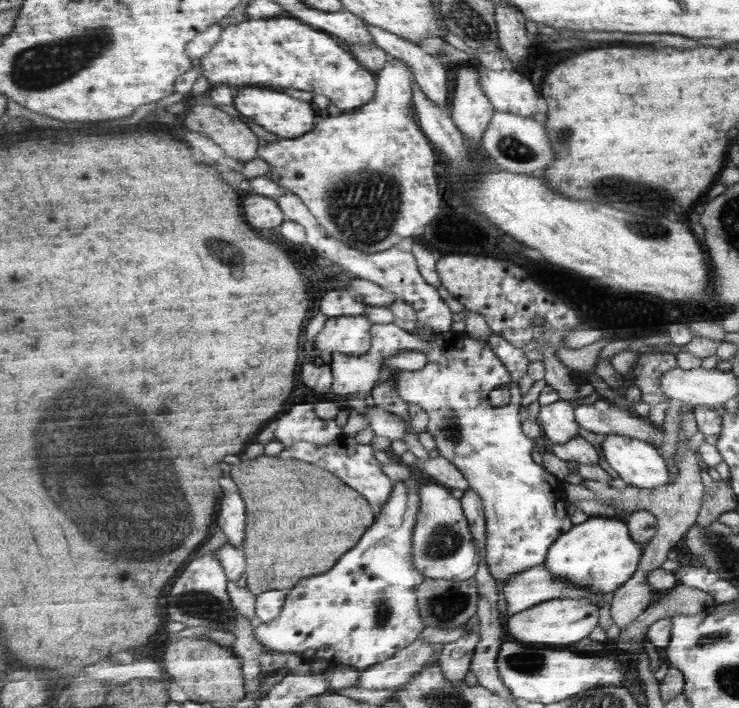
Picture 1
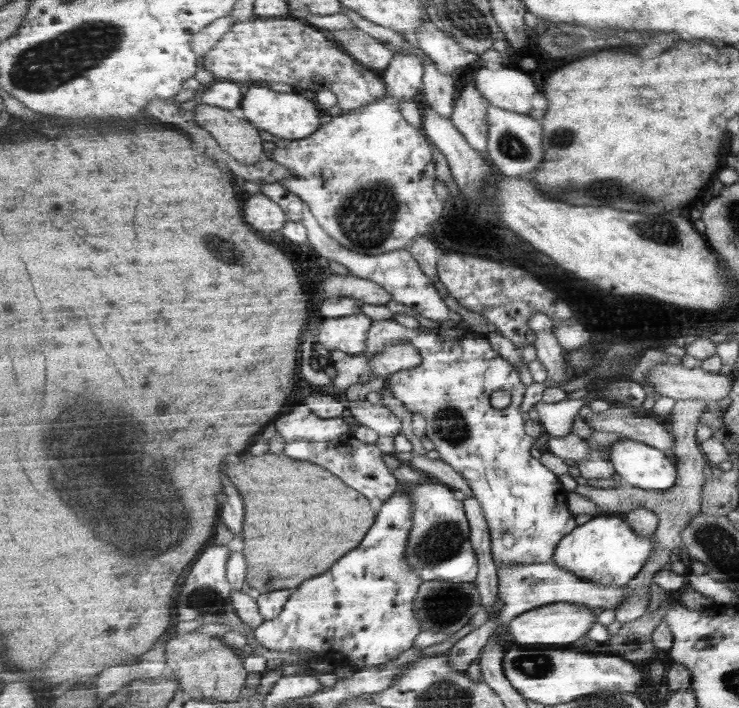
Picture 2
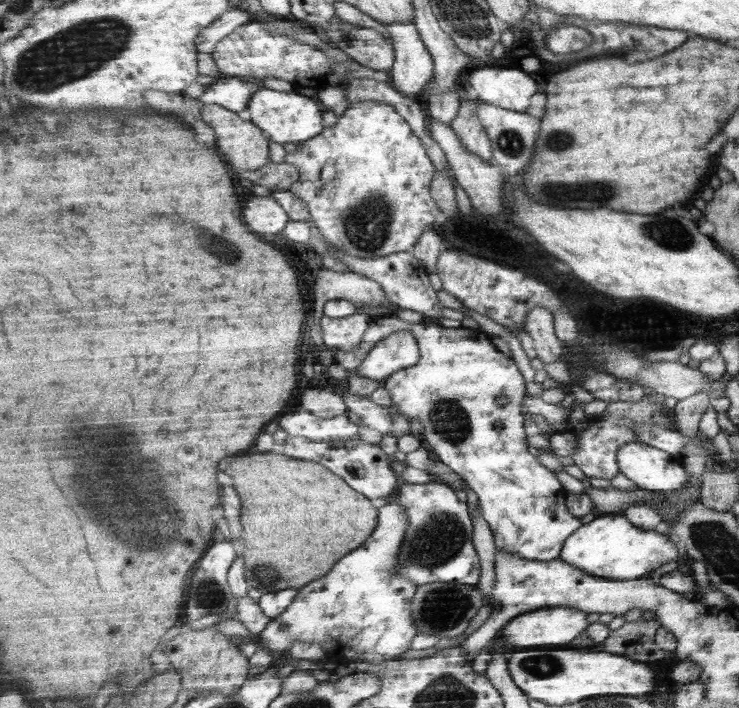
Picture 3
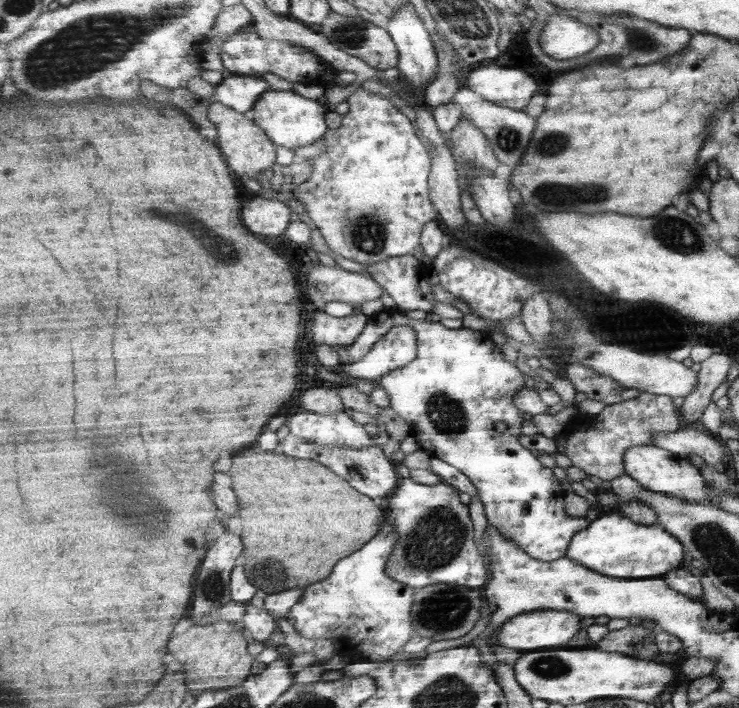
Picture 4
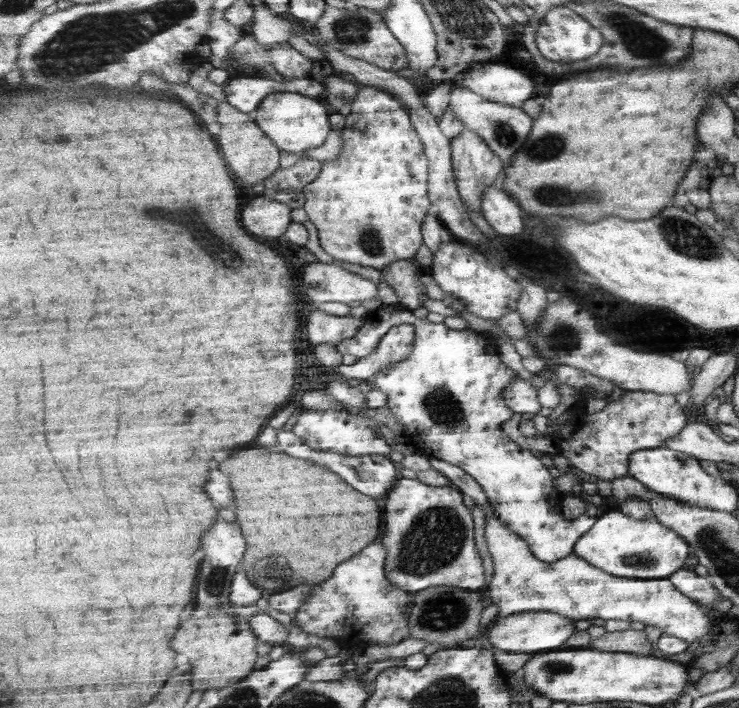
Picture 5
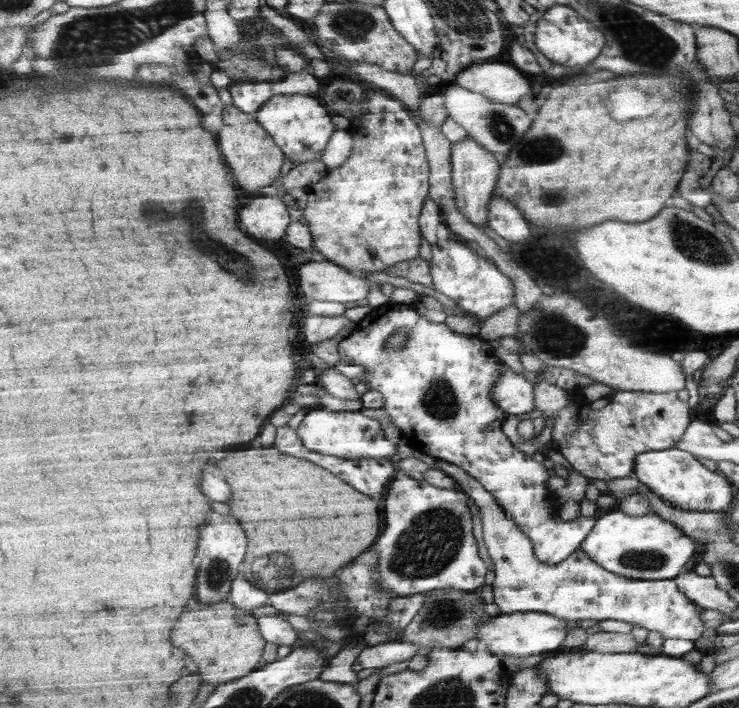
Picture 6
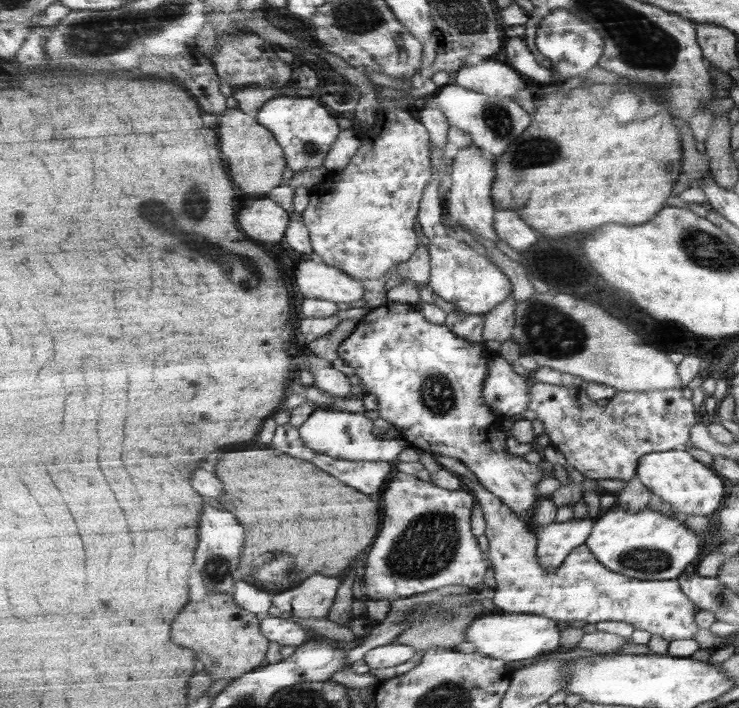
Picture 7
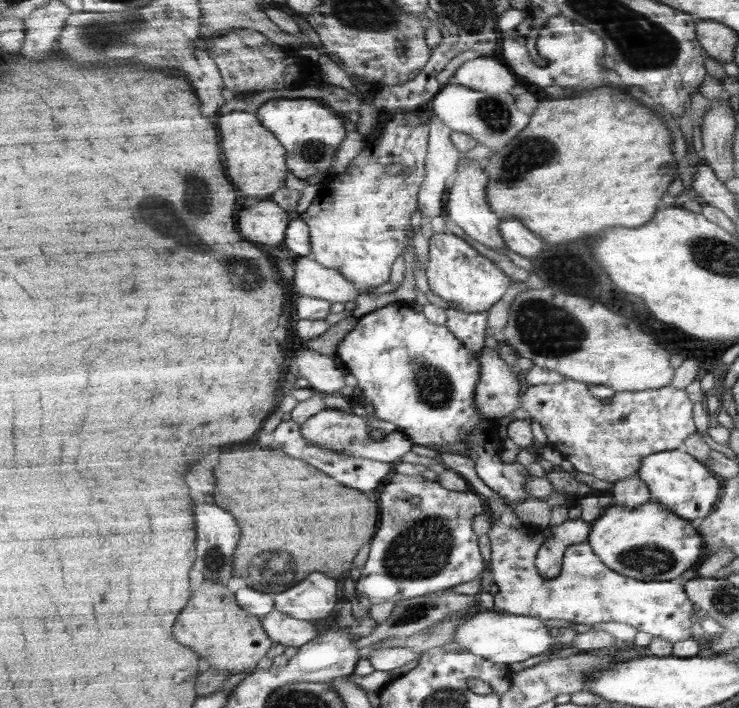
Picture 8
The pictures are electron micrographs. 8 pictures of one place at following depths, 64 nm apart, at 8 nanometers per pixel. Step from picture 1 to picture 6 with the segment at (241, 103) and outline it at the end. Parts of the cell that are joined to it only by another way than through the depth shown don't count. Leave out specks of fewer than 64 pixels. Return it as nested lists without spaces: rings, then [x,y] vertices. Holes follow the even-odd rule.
[[[301,94],[273,96],[259,112],[255,113],[257,121],[269,131],[294,166],[303,162],[321,160],[323,150],[327,148],[333,132],[337,130],[337,126],[333,124],[332,115],[318,96]]]

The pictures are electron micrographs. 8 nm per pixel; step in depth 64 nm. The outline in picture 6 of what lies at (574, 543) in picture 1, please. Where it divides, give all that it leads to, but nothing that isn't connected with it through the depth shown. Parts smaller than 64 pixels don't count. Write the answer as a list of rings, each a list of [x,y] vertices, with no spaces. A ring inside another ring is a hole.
[[[621,510],[606,513],[596,520],[596,526],[581,544],[581,549],[585,549],[585,553],[589,554],[593,561],[604,566],[605,570],[626,578],[645,581],[674,580],[679,574],[686,572],[685,566],[699,554],[697,541],[675,524],[666,522],[654,511],[645,516],[632,516]]]

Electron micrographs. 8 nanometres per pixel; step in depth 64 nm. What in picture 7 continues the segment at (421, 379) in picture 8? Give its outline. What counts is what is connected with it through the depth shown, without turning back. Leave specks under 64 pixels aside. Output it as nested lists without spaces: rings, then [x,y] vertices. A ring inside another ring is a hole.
[[[387,300],[385,304],[373,308],[360,319],[355,332],[353,332],[353,334],[341,344],[341,347],[339,347],[339,354],[347,364],[351,364],[351,366],[357,370],[356,375],[360,379],[360,384],[365,391],[364,393],[374,394],[377,397],[378,409],[374,415],[379,415],[382,419],[393,425],[396,433],[403,436],[413,448],[427,452],[433,456],[441,454],[442,456],[451,456],[452,458],[461,460],[475,474],[475,476],[479,478],[481,485],[486,490],[489,490],[491,493],[496,494],[498,498],[501,498],[501,501],[504,504],[507,504],[517,516],[528,524],[528,527],[531,528],[531,530],[537,533],[537,556],[540,559],[541,566],[545,566],[545,571],[560,570],[559,568],[564,564],[569,553],[573,552],[573,549],[586,544],[589,536],[591,536],[594,526],[596,525],[596,522],[593,519],[587,517],[586,519],[574,519],[565,523],[553,522],[551,525],[541,527],[530,518],[528,509],[533,504],[536,504],[538,498],[543,498],[543,496],[537,491],[537,484],[543,479],[543,472],[541,472],[541,468],[539,468],[538,464],[529,464],[529,462],[523,460],[522,456],[519,457],[509,454],[509,450],[507,450],[507,446],[505,446],[508,434],[504,430],[504,417],[495,414],[493,408],[485,402],[485,381],[489,378],[489,357],[492,356],[492,350],[490,350],[485,344],[469,342],[467,338],[461,338],[460,335],[455,334],[455,332],[449,330],[449,328],[443,324],[432,324],[419,310],[415,309],[415,306],[412,306],[409,303],[398,303]]]

